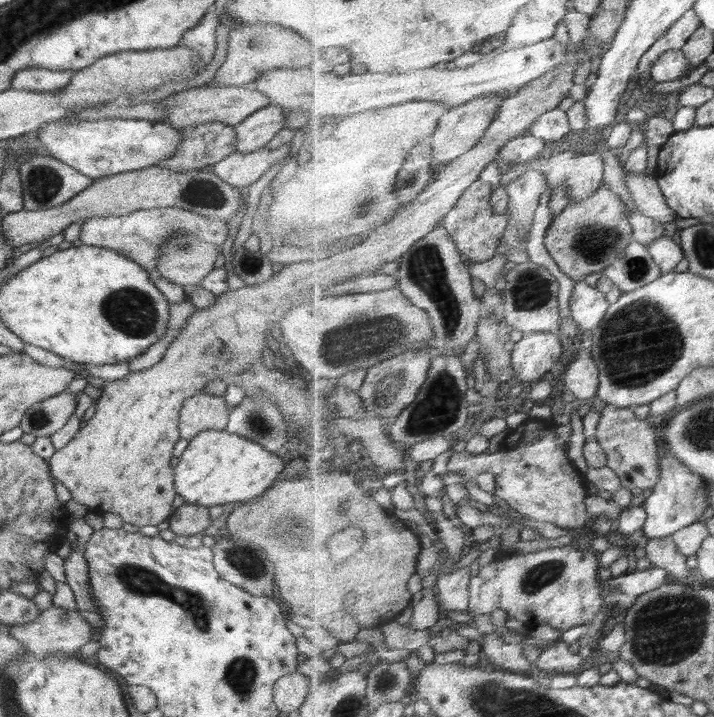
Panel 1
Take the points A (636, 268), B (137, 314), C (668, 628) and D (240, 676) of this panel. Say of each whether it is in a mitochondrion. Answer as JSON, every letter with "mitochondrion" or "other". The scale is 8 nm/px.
{"A":"mitochondrion","B":"mitochondrion","C":"mitochondrion","D":"mitochondrion"}

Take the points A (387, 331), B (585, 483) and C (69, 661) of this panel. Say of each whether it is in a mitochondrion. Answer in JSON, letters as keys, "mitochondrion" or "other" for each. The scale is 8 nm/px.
{"A":"mitochondrion","B":"other","C":"other"}

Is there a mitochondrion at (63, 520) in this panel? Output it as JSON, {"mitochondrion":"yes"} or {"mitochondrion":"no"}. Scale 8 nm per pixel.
{"mitochondrion":"no"}

